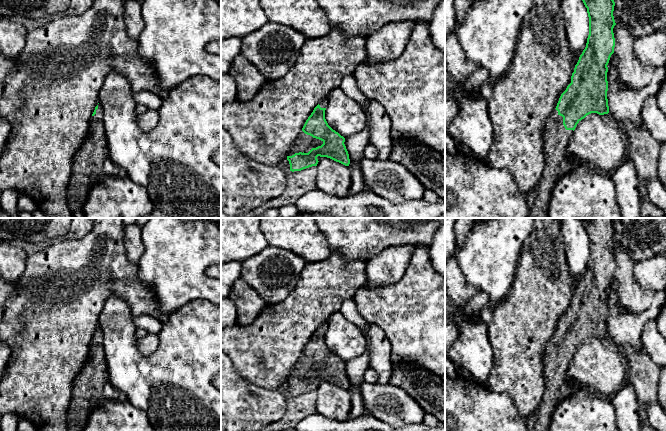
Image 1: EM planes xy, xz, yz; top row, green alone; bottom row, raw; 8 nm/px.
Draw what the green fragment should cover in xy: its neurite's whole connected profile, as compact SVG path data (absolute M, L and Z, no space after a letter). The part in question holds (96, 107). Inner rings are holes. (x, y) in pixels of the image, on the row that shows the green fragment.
M100 104L89 121L88 134L74 156L67 200L75 218L86 218L83 207L92 187L108 177L123 178L127 173L116 164L108 149L103 109Z

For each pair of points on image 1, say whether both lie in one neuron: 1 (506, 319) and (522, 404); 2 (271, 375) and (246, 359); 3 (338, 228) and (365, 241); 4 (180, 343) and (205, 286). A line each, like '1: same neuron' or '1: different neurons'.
1: same neuron
2: same neuron
3: same neuron
4: different neurons

